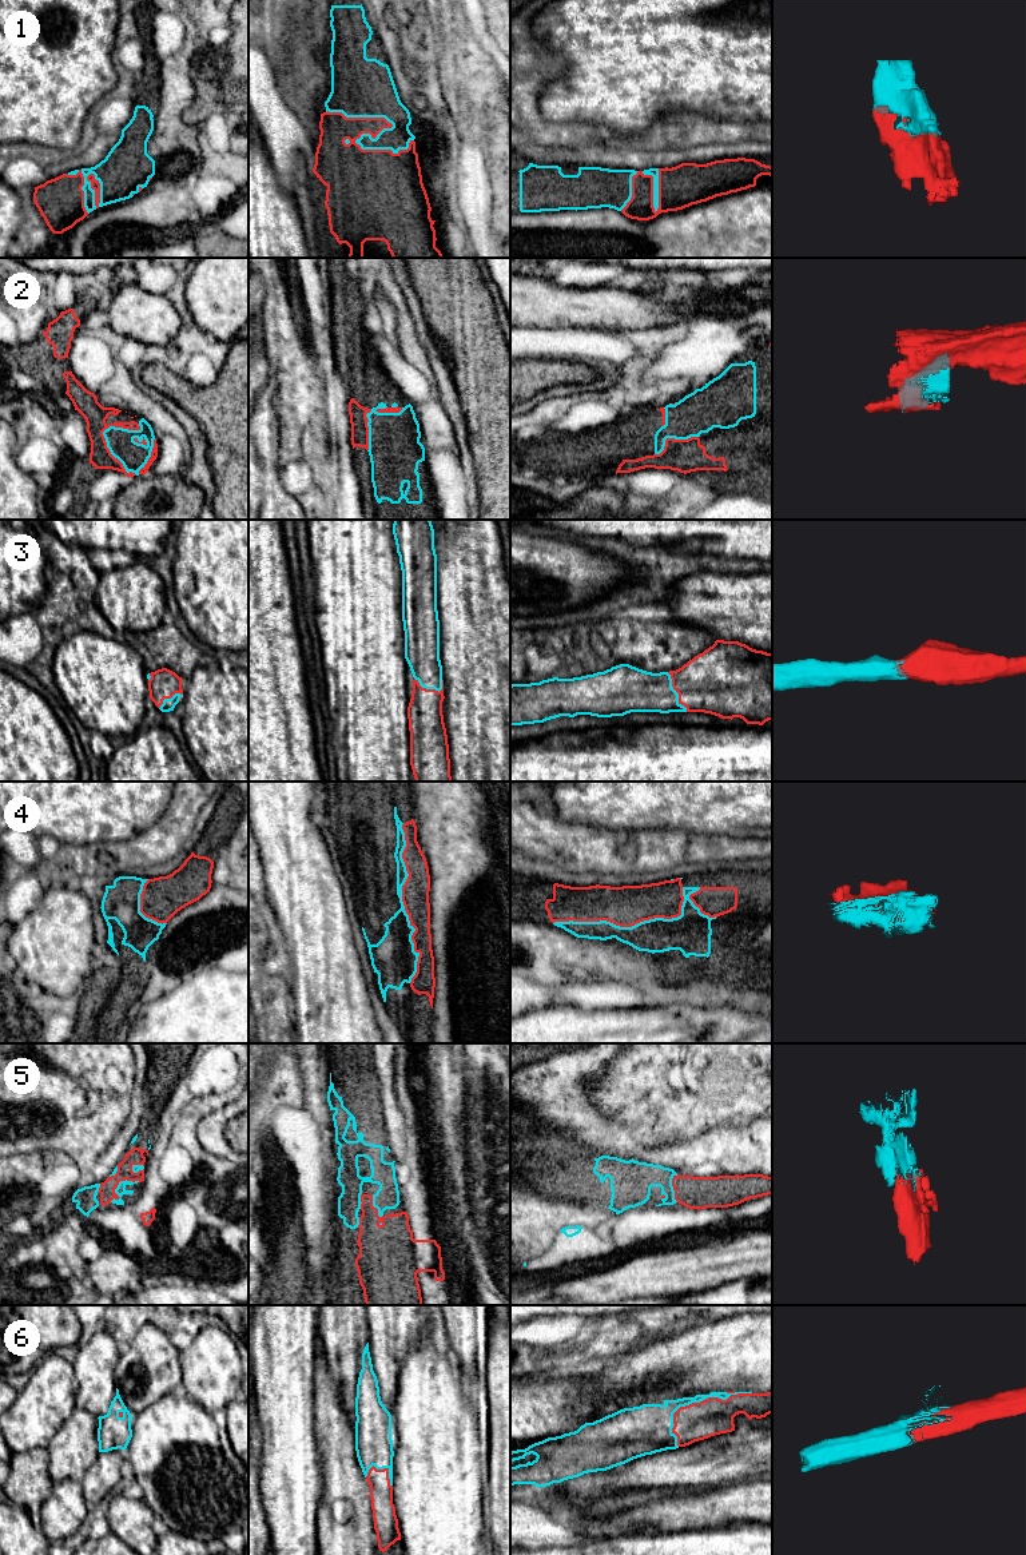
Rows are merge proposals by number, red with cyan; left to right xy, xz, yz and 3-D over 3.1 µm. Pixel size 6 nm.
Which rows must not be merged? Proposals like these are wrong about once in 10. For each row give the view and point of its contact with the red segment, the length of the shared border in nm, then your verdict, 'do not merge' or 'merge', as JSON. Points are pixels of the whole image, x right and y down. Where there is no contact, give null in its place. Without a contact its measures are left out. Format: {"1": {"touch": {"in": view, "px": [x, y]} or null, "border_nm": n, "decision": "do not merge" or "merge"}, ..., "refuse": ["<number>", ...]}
{"1": {"touch": {"in": "xz", "px": [376, 136]}, "border_nm": 550, "decision": "merge"}, "2": {"touch": {"in": "xy", "px": [116, 458]}, "border_nm": 340, "decision": "merge"}, "3": {"touch": {"in": "yz", "px": [676, 691]}, "border_nm": 260, "decision": "merge"}, "4": {"touch": {"in": "xz", "px": [404, 903]}, "border_nm": 950, "decision": "merge"}, "5": {"touch": {"in": "xy", "px": [118, 1184]}, "border_nm": 220, "decision": "merge"}, "6": {"touch": {"in": "yz", "px": [696, 1403]}, "border_nm": 550, "decision": "merge"}, "refuse": []}

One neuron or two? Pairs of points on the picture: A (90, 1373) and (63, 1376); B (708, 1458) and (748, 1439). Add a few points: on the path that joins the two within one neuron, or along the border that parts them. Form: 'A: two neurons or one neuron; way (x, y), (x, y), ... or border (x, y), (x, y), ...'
A: two neurons; border (71, 1364), (75, 1372), (76, 1387), (74, 1407)
B: one neuron; way (718, 1458), (730, 1458), (739, 1448)

